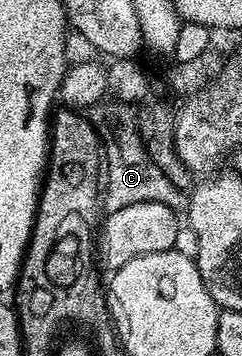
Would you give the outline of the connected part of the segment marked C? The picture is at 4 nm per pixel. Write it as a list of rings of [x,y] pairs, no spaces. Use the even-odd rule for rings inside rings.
[[[107,97],[85,108],[84,114],[96,129],[104,152],[104,194],[100,207],[106,215],[116,213],[116,209],[124,209],[124,205],[134,205],[136,201],[156,201],[175,209],[187,206],[187,196],[179,187],[172,185],[166,172],[147,153],[138,132],[138,112],[131,104]]]

